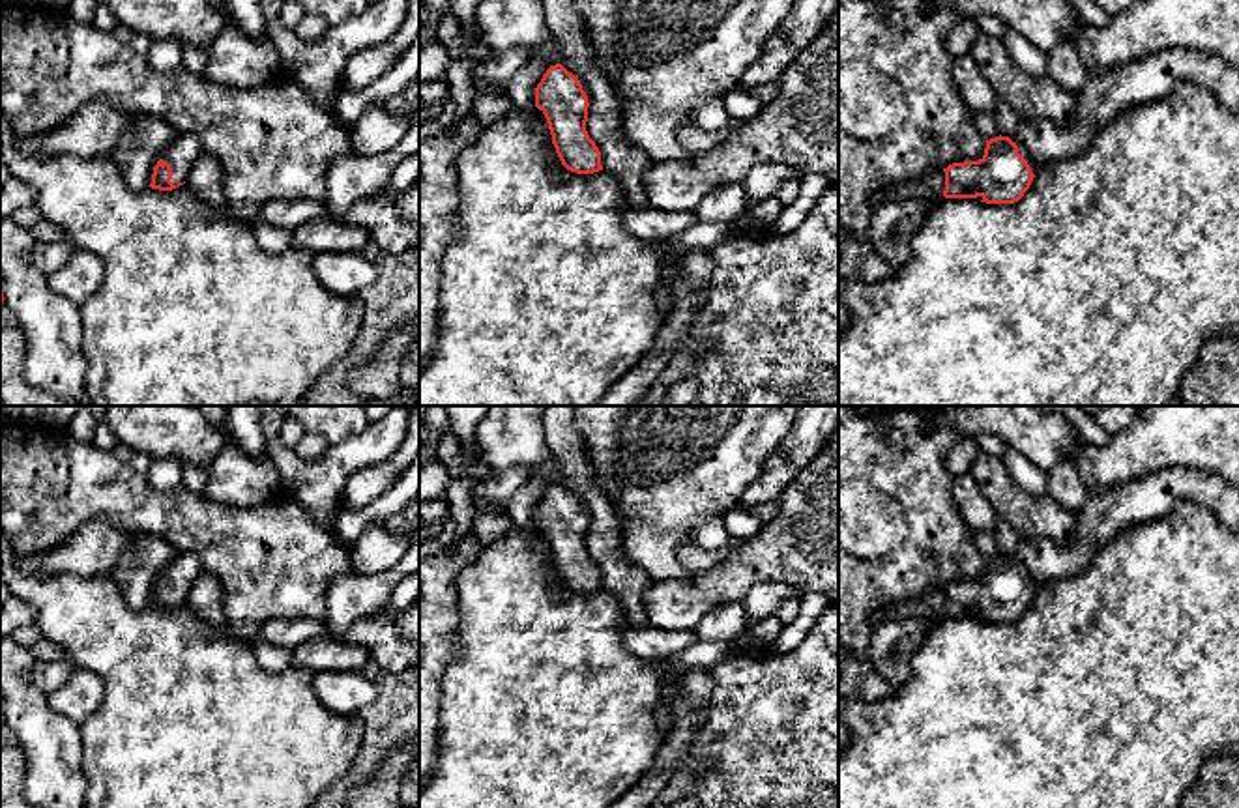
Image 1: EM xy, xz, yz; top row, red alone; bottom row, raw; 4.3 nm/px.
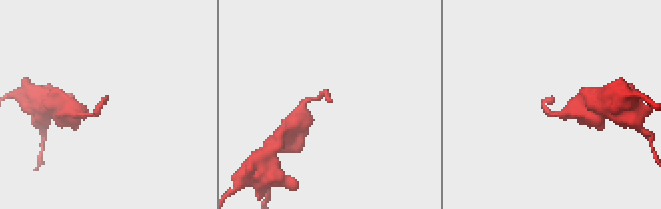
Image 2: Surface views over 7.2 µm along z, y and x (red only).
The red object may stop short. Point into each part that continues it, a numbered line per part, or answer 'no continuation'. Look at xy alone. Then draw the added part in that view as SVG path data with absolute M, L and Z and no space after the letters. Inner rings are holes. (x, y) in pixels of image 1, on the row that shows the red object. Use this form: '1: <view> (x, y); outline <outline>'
1: xy (186, 148); outline M180 133L165 150L161 159L172 168L172 183L187 181L189 170L204 153L202 142L193 133Z

